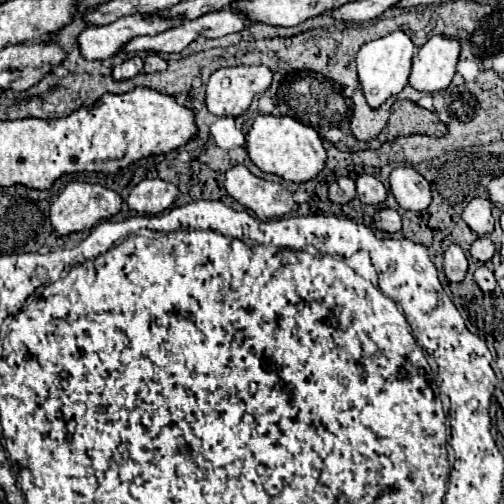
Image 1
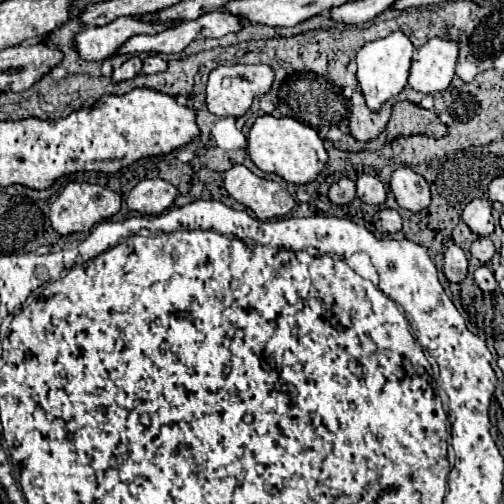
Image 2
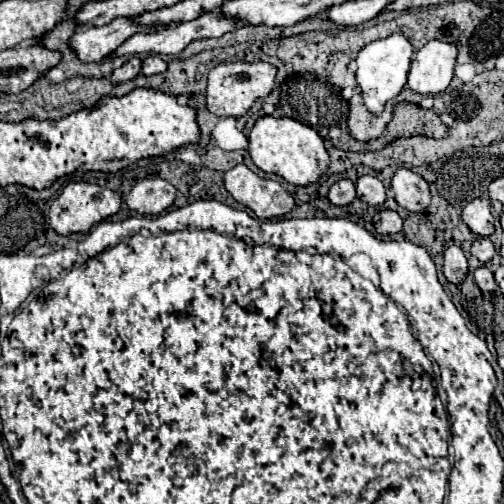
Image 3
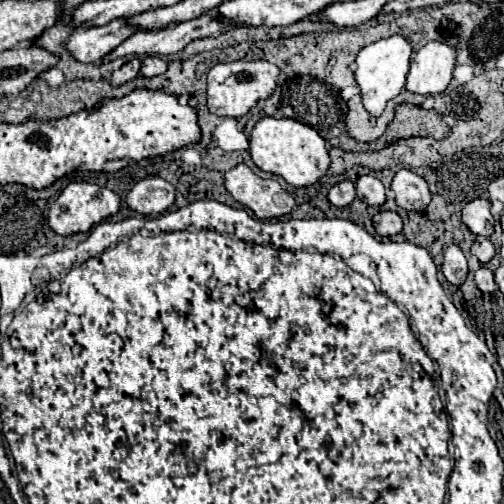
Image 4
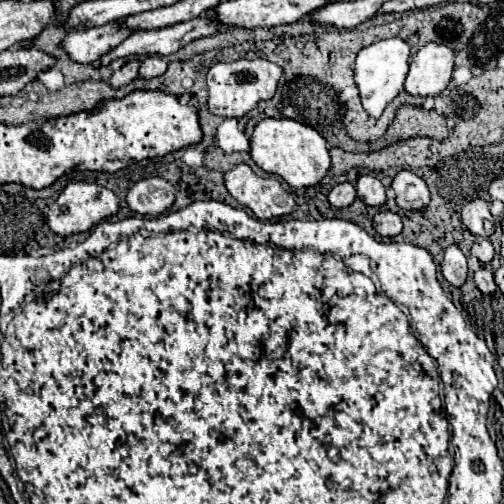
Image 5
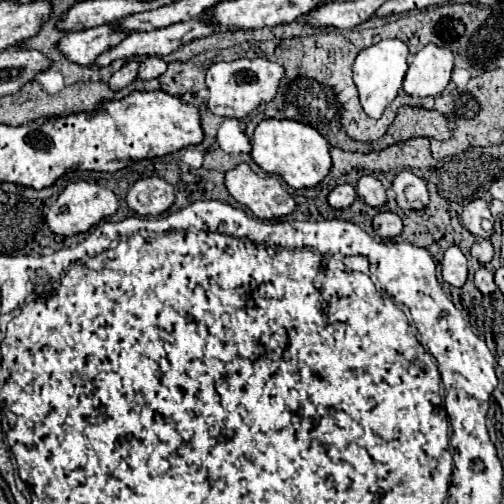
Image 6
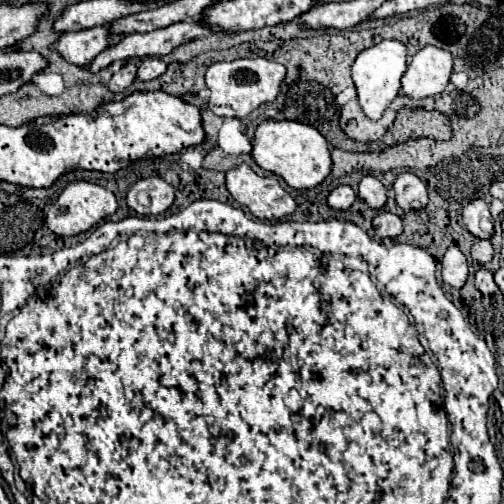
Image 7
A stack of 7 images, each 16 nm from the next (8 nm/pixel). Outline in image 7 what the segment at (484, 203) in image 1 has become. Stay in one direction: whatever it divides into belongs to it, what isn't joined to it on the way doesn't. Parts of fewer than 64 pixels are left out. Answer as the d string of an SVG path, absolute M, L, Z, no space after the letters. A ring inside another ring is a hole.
M474 200L470 202L464 212L462 212L462 220L464 220L464 226L466 230L476 236L476 238L482 238L482 240L488 240L492 238L494 234L494 218L490 216L490 210L488 210L488 204L484 200Z

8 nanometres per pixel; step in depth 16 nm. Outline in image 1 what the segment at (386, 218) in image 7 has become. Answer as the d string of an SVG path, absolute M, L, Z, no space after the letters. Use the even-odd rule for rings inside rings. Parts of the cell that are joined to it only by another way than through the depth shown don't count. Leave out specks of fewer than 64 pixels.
M382 208L374 214L374 226L380 232L398 232L402 228L400 214L392 208Z

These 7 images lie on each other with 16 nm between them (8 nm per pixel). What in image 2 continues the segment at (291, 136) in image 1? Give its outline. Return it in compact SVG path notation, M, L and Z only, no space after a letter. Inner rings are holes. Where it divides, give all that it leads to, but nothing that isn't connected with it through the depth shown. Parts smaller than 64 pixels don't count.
M260 116L248 134L248 154L262 172L278 174L290 184L314 182L328 164L324 140L318 136L314 128L294 118Z

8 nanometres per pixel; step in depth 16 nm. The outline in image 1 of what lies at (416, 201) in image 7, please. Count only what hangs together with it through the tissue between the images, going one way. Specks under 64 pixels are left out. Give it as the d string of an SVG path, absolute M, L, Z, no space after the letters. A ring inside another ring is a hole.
M398 166L390 176L390 190L406 210L426 210L432 200L430 184L412 166Z

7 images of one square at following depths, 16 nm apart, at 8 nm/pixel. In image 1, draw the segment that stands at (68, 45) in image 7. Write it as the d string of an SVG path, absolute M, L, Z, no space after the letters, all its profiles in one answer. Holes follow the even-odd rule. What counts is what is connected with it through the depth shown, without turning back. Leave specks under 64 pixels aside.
M124 16L106 26L90 26L76 38L82 58L106 60L118 54L118 50L134 36L150 36L168 28L180 26L182 20L160 20L160 16Z

